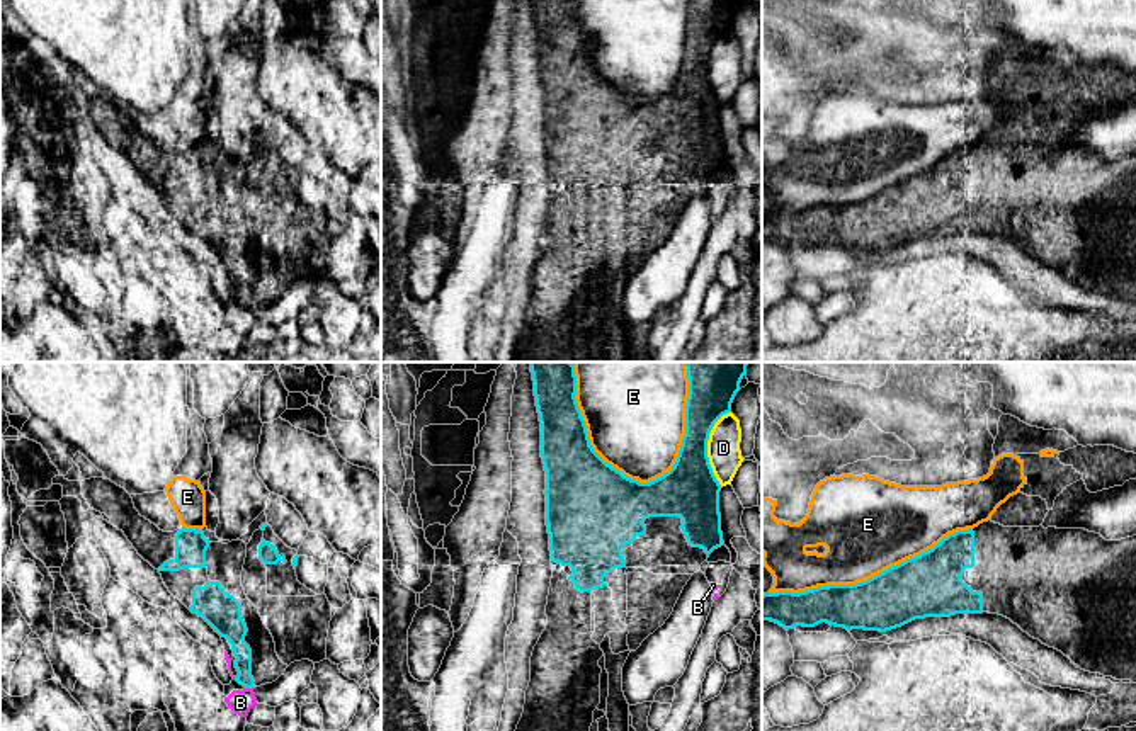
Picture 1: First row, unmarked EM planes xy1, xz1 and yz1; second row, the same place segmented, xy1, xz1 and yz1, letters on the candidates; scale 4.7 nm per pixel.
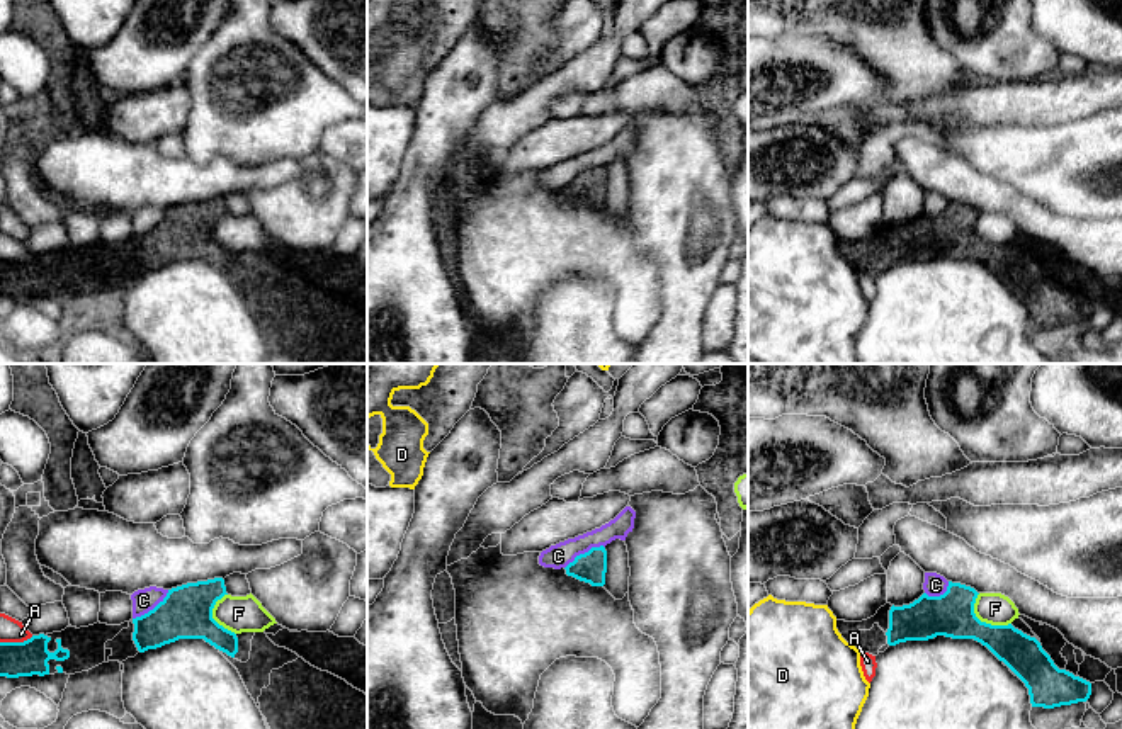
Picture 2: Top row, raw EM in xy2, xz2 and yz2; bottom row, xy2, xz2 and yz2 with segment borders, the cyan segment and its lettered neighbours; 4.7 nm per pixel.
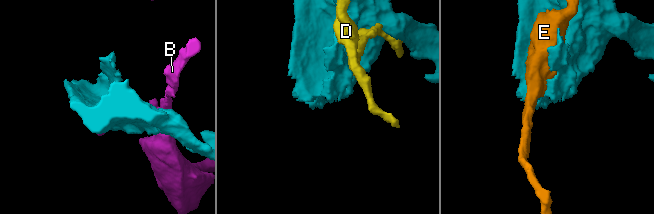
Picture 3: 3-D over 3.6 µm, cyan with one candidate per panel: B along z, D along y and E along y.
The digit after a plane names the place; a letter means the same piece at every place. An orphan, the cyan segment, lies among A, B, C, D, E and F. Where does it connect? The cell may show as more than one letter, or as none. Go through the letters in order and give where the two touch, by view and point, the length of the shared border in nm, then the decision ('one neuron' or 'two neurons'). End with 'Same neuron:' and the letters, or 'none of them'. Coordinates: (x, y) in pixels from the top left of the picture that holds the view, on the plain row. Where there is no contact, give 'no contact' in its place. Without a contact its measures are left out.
A: xy2 (16, 262) | 160 nm | two neurons
B: xy1 (250, 306) | 30 nm | two neurons
C: xz2 (585, 172) | 220 nm | two neurons
D: xz1 (706, 67) | 380 nm | two neurons
E: xz1 (599, 75) | 600 nm | two neurons
F: yz2 (983, 242) | 220 nm | two neurons
Same neuron: none of them

